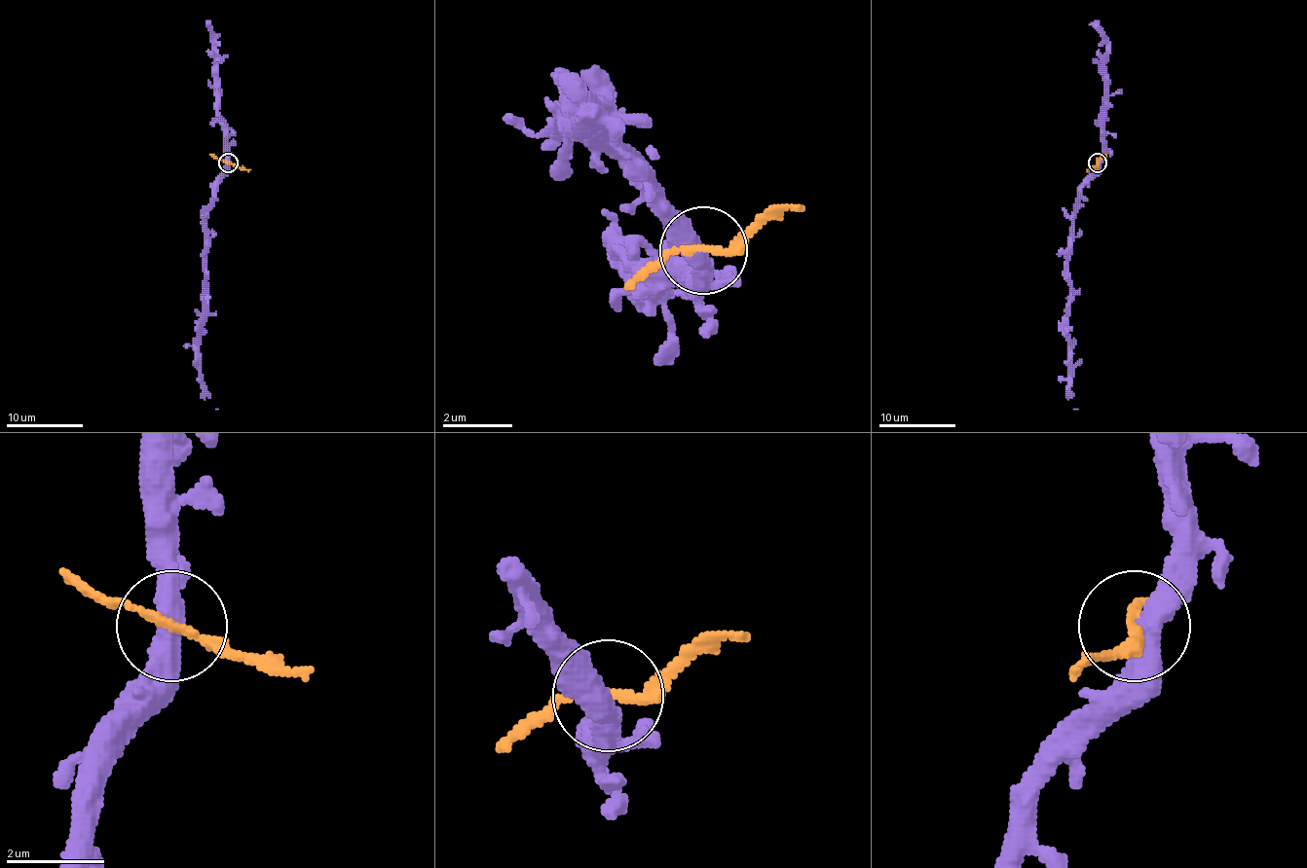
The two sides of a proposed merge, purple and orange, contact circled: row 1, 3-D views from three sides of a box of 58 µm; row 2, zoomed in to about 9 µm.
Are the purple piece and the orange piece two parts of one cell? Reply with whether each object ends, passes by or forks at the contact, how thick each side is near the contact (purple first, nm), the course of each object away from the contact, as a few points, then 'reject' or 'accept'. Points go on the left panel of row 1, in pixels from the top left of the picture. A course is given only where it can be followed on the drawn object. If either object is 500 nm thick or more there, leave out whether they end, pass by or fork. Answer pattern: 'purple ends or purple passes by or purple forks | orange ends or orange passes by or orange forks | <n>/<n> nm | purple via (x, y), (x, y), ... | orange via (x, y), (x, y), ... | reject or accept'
purple passes by | orange passes by | 460/180 nm | purple via (227, 162), (227, 173), (214, 189), (212, 208), (206, 215), (206, 309), (199, 345), (199, 381), (217, 409) | orange via (227, 162), (250, 169) | reject

